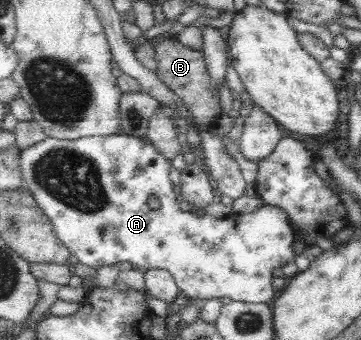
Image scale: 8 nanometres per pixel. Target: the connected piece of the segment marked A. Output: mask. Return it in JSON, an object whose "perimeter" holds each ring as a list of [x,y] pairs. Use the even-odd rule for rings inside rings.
{"perimeter":[[[122,133],[75,140],[48,137],[45,141],[23,150],[20,165],[21,174],[23,175],[23,180],[26,182],[27,189],[38,200],[39,207],[46,212],[47,217],[50,217],[59,240],[62,240],[66,247],[70,249],[74,261],[84,263],[95,270],[106,265],[113,265],[113,263],[119,264],[122,267],[132,266],[144,270],[166,269],[173,274],[179,289],[181,289],[181,293],[189,298],[205,300],[221,298],[224,300],[239,300],[249,303],[266,303],[272,305],[273,301],[278,297],[277,288],[274,286],[274,279],[276,277],[273,275],[273,271],[280,269],[280,267],[287,265],[289,262],[295,262],[295,259],[298,257],[296,242],[293,238],[295,229],[289,223],[288,213],[280,207],[265,203],[250,213],[236,214],[232,212],[219,219],[213,217],[213,215],[209,215],[209,213],[198,215],[195,211],[183,211],[180,207],[180,196],[175,193],[173,183],[169,179],[171,162],[155,148],[154,144],[151,144],[145,138]],[[151,197],[156,197],[160,202],[157,209],[151,209],[147,205],[147,201]]]}

